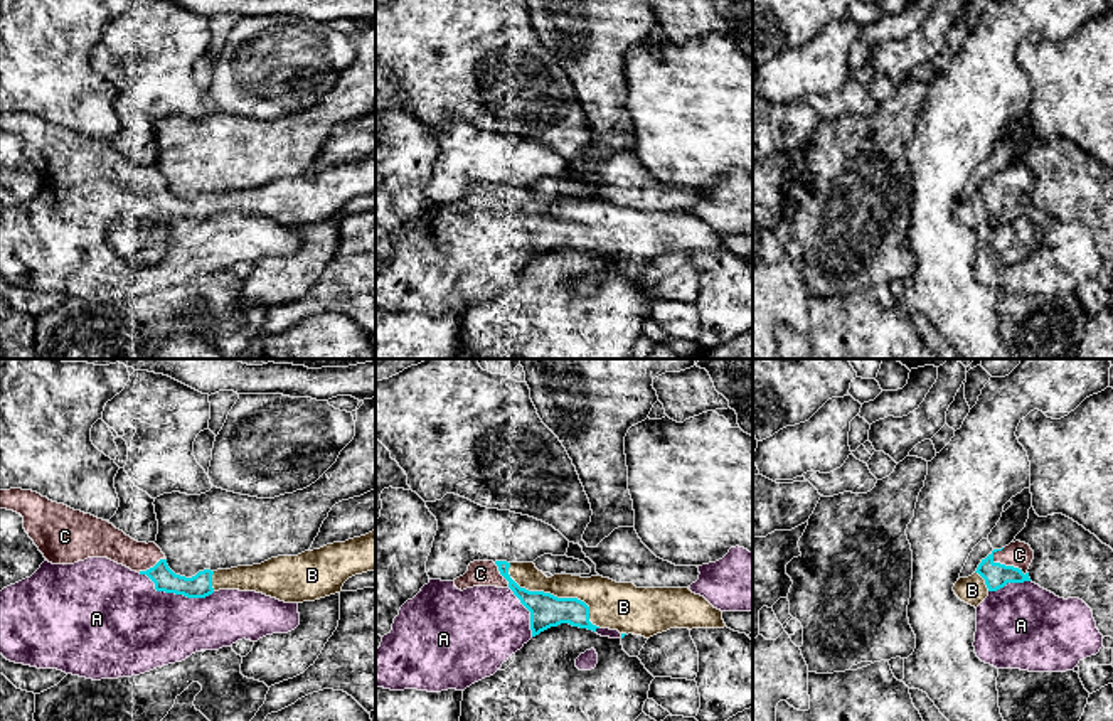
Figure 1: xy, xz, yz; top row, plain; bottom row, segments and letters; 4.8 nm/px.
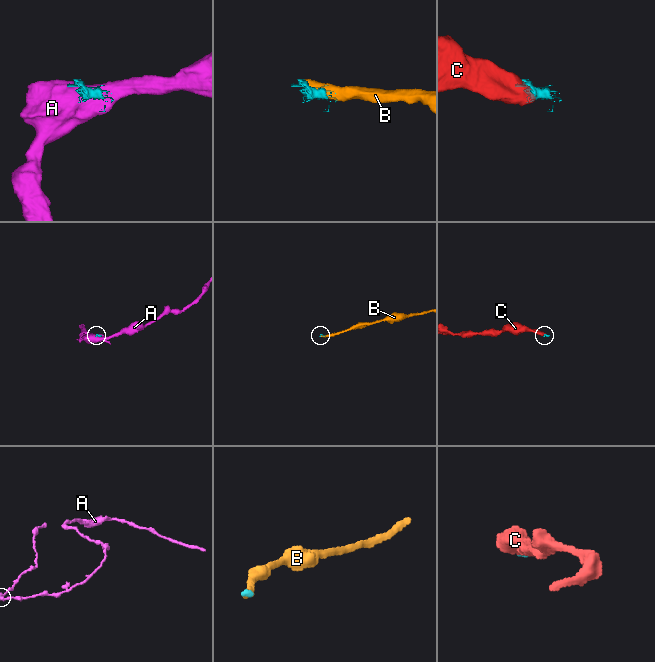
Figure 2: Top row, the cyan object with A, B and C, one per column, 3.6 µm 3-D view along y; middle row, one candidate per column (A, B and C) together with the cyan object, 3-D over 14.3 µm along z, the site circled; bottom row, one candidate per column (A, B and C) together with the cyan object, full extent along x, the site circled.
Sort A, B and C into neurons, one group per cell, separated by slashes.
A / B C

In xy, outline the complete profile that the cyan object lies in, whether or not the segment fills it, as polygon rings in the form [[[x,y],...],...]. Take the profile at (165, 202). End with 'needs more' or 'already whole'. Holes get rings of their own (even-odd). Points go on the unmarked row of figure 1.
[[[22,111],[0,113],[0,131],[13,133],[24,140],[25,155],[52,187],[74,187],[88,180],[108,180],[131,194],[146,197],[155,206],[157,214],[187,221],[205,221],[219,212],[239,212],[263,216],[285,226],[315,224],[340,216],[349,200],[375,192],[375,153],[372,153],[365,158],[327,167],[298,179],[278,179],[261,187],[231,192],[204,192],[192,200],[185,200],[168,190],[165,177],[155,165],[138,165],[108,143],[52,125],[37,115]]]; needs more

